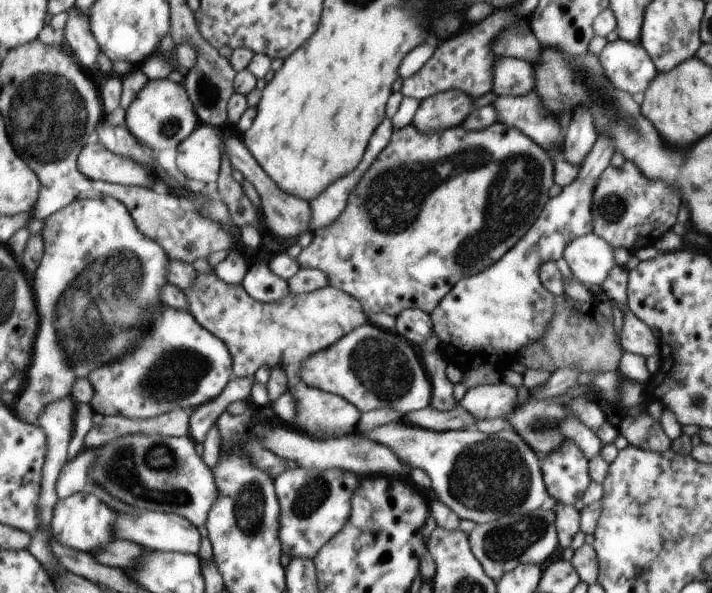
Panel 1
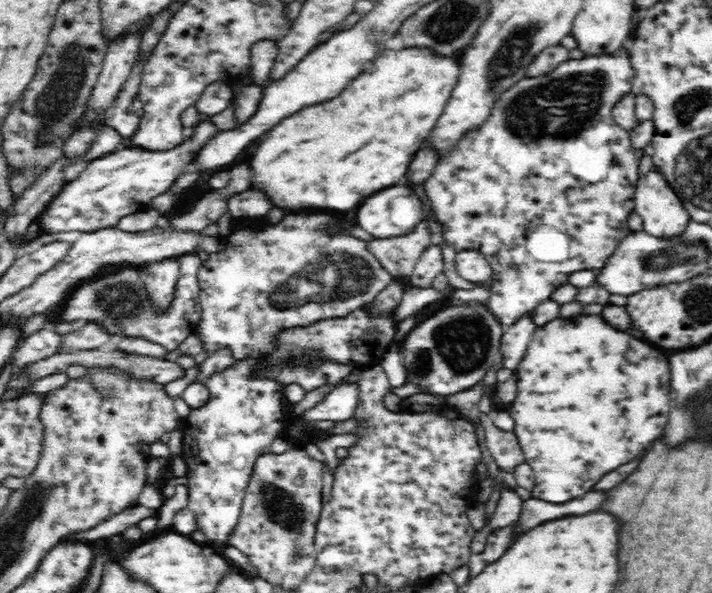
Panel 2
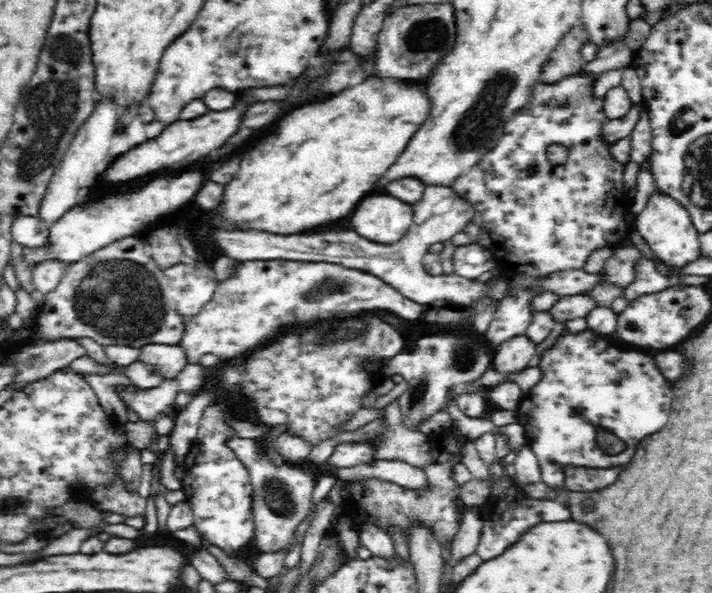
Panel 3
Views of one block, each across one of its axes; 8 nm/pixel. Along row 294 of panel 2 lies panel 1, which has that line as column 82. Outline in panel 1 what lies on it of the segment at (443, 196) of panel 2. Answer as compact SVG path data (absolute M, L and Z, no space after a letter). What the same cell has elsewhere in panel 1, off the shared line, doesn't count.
M85 488L69 498L59 500L54 510L52 532L59 542L77 550L90 552L94 556L107 542L113 542L111 526L115 519L113 508L109 508L101 498L97 498L91 488Z

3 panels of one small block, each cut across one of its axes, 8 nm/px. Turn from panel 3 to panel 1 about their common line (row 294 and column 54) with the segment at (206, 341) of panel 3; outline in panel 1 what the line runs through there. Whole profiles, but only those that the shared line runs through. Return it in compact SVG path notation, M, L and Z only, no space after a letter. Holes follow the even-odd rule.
M111 197L79 199L78 201L72 202L65 208L58 210L57 213L52 214L49 218L46 218L42 234L44 235L44 255L38 266L37 274L35 274L35 294L39 303L39 314L41 318L38 345L35 346L34 365L31 366L31 370L27 371L27 382L29 384L25 387L23 394L18 393L18 396L21 396L21 398L17 402L17 416L21 420L25 420L26 423L29 422L29 424L34 425L39 424L45 408L71 397L73 384L75 384L78 378L88 378L90 372L93 372L93 370L98 369L100 366L108 365L112 360L120 359L124 354L130 353L146 337L146 334L150 331L150 322L154 314L161 305L165 305L162 302L162 288L169 283L168 270L171 259L166 253L166 250L158 242L147 238L147 235L138 229L126 204L119 202L119 199ZM73 282L77 282L77 288L73 288L73 316L71 316L71 296L67 296L65 290Z

